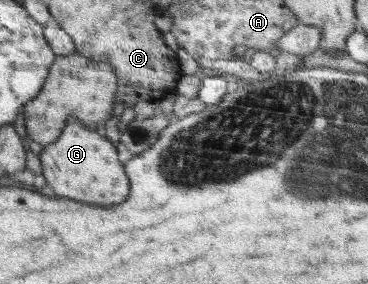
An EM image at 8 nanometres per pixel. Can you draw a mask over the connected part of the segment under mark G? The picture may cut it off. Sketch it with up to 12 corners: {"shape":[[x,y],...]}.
{"shape":[[78,119],[40,161],[60,197],[110,207],[130,193],[116,147]]}

